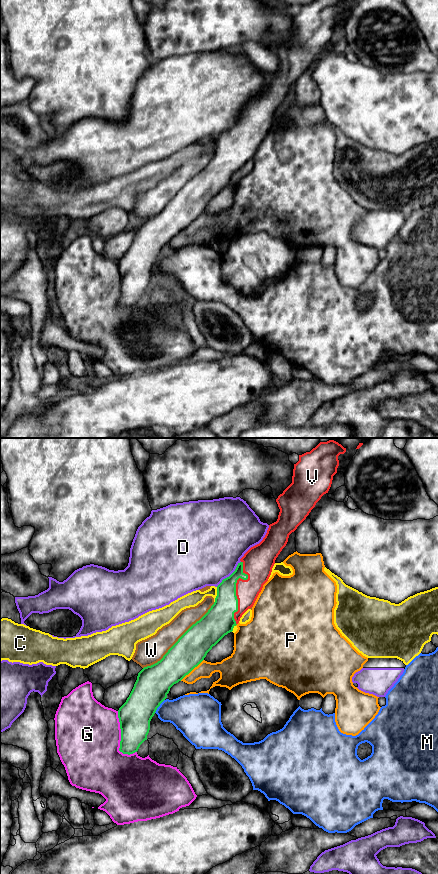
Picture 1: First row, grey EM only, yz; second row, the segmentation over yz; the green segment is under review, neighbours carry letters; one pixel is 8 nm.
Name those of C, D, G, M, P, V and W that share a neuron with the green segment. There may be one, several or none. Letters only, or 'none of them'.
V

